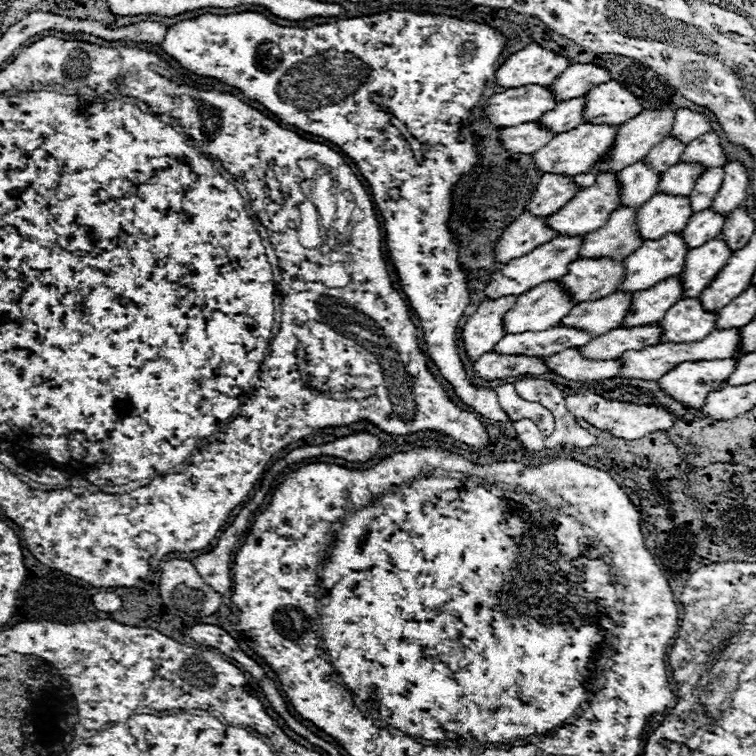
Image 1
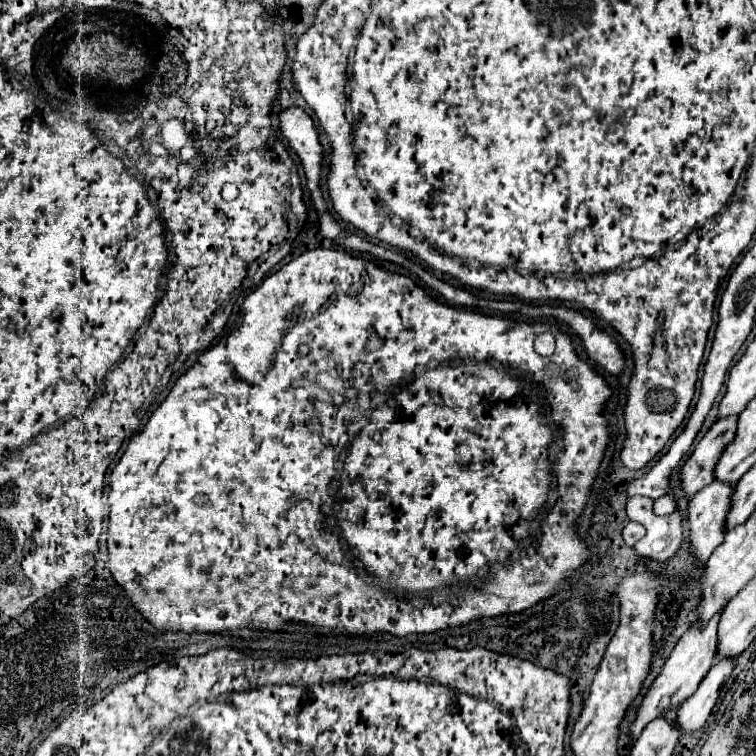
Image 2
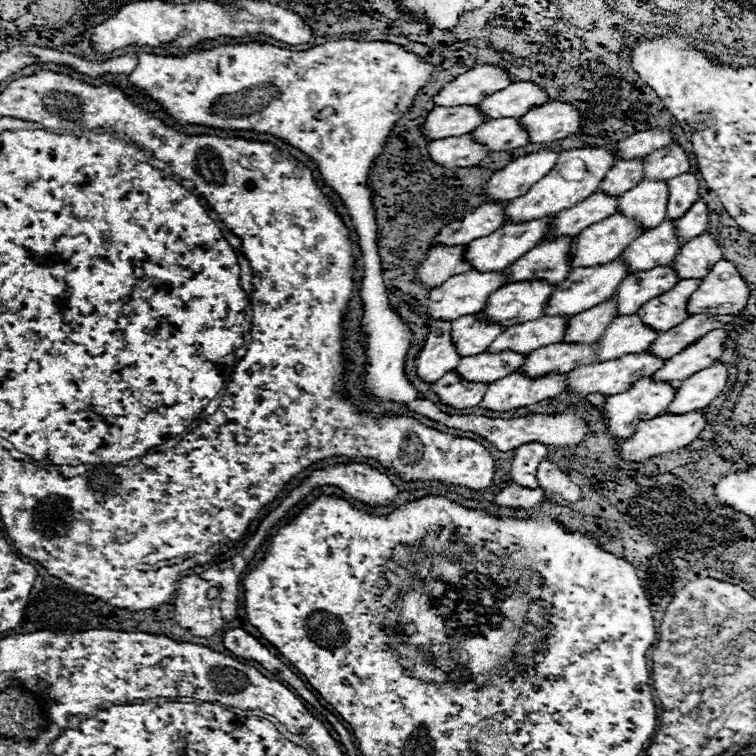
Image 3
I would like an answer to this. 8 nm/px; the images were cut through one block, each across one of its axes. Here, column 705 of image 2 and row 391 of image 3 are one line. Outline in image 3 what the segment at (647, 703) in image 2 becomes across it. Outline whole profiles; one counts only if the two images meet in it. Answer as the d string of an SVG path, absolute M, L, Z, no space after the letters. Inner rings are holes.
M642 378L632 390L614 394L604 404L604 418L608 428L618 438L634 434L636 426L662 414L674 400L676 386L672 382L656 382Z

